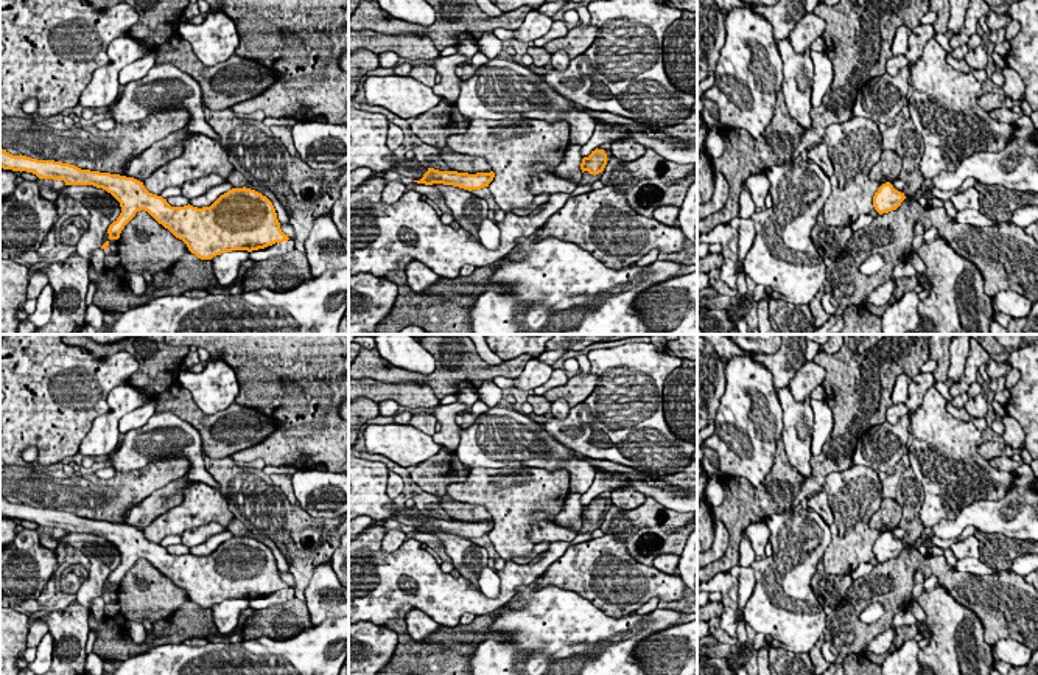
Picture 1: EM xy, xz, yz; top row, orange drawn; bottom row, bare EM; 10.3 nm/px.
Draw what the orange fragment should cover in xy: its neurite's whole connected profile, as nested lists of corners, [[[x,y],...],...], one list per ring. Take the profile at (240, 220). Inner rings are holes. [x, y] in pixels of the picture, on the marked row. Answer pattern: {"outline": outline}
{"outline": [[[0,149],[0,168],[12,171],[26,171],[39,179],[64,180],[65,185],[93,185],[110,193],[121,207],[120,216],[109,226],[109,240],[118,240],[124,226],[137,212],[148,212],[159,224],[168,229],[176,238],[182,240],[188,250],[201,260],[212,260],[216,255],[232,250],[258,250],[275,243],[288,241],[280,229],[272,202],[261,193],[251,188],[232,188],[221,194],[210,207],[171,207],[162,196],[149,193],[143,182],[120,174],[81,170],[70,163],[54,160],[37,160],[26,156],[12,156]]]}

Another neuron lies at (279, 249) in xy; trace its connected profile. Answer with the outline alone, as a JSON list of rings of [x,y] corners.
[[[288,240],[283,243],[275,243],[272,246],[268,246],[265,249],[249,252],[249,260],[261,261],[261,260],[268,260],[272,257],[285,257],[291,254],[294,249],[296,249],[294,240]]]

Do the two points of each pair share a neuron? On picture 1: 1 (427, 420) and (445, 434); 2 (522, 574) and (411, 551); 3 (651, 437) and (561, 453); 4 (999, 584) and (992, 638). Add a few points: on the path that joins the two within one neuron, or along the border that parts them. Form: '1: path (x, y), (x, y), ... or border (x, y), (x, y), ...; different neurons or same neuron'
1: border (434, 431), (433, 436); different neurons
2: path (495, 604), (452, 596), (436, 580); same neuron
3: border (543, 430), (579, 454); different neurons
4: path (993, 598), (993, 624); same neuron

